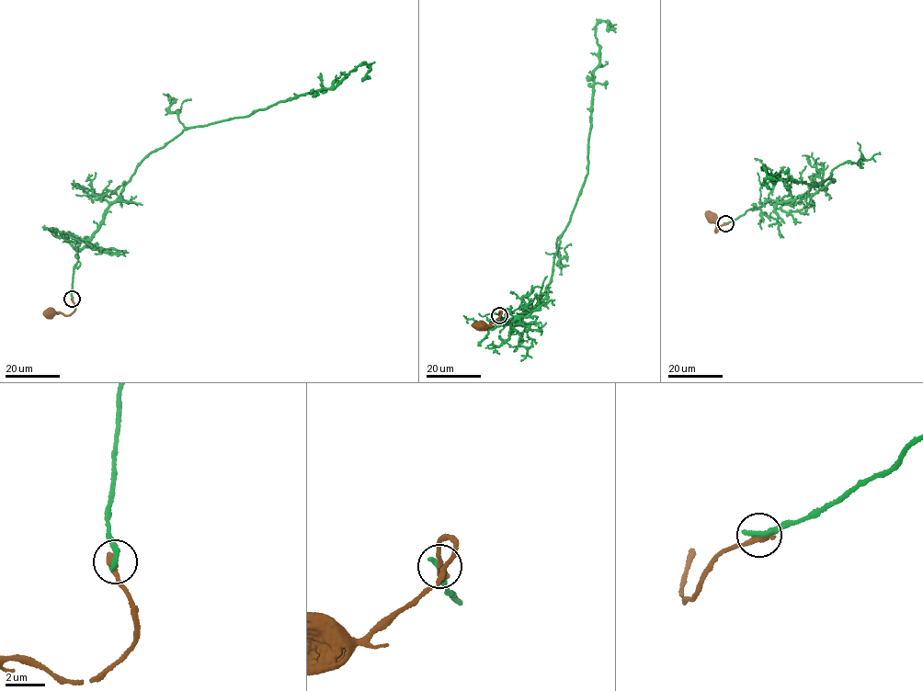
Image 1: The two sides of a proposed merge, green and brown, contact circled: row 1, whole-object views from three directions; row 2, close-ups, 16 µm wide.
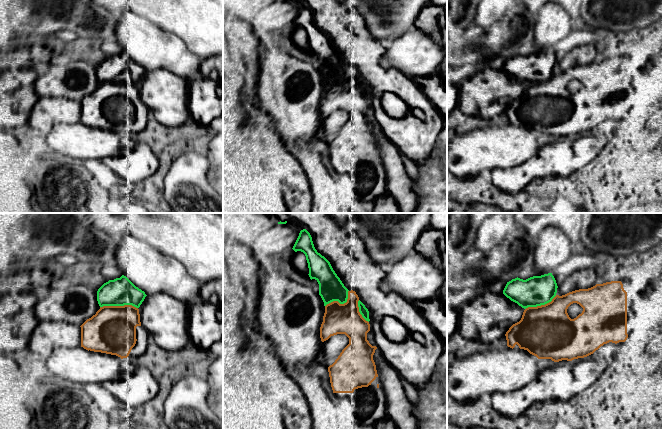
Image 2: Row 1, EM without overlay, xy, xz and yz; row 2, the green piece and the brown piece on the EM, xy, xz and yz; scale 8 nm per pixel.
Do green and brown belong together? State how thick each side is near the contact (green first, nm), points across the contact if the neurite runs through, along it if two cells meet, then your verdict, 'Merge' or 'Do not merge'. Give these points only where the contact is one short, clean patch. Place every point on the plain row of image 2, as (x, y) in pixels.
Thickness 220 nm (green) against 380 nm. Do not merge

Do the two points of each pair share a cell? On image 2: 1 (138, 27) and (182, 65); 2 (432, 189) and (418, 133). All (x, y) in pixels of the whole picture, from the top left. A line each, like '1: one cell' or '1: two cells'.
1: one cell
2: two cells

